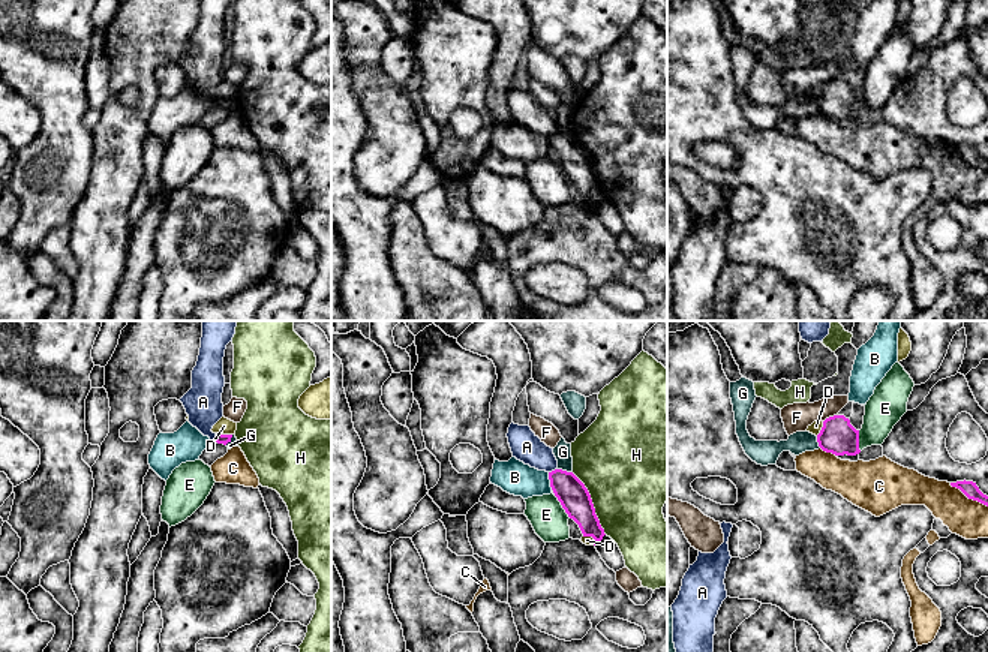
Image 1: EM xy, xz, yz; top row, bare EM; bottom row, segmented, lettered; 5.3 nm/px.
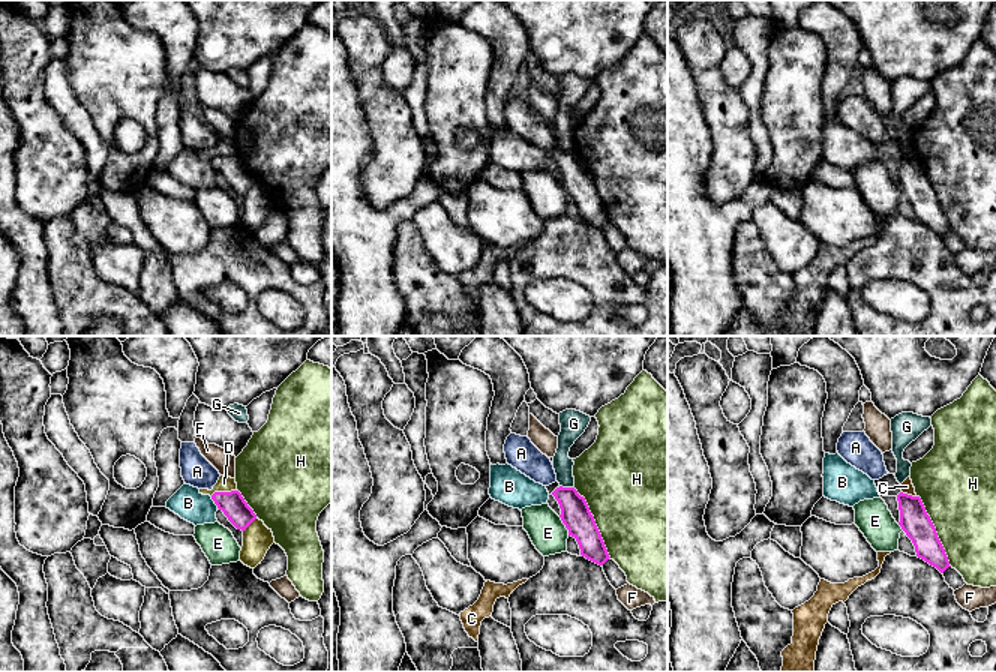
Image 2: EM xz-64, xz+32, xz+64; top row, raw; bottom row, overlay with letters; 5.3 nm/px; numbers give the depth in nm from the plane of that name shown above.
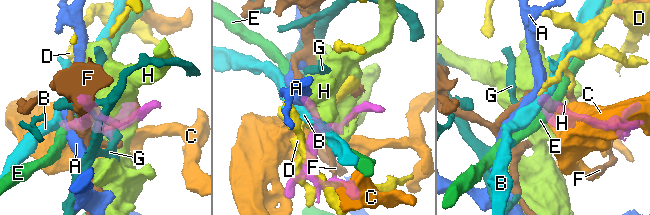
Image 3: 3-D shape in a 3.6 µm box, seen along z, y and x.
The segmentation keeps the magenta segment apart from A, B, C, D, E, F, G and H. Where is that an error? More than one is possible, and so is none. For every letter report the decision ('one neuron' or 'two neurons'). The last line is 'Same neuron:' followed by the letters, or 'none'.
A: one neuron
B: two neurons
C: two neurons
D: two neurons
E: two neurons
F: two neurons
G: two neurons
H: two neurons
Same neuron: A

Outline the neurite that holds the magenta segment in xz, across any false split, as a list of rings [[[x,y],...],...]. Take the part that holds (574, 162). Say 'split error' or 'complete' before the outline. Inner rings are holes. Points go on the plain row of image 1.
split error | [[[511,87],[507,102],[513,121],[549,138],[555,160],[568,181],[579,189],[583,201],[592,201],[594,210],[601,205],[606,198],[595,178],[588,153],[573,136],[558,132],[553,112],[547,111],[529,90]]]

